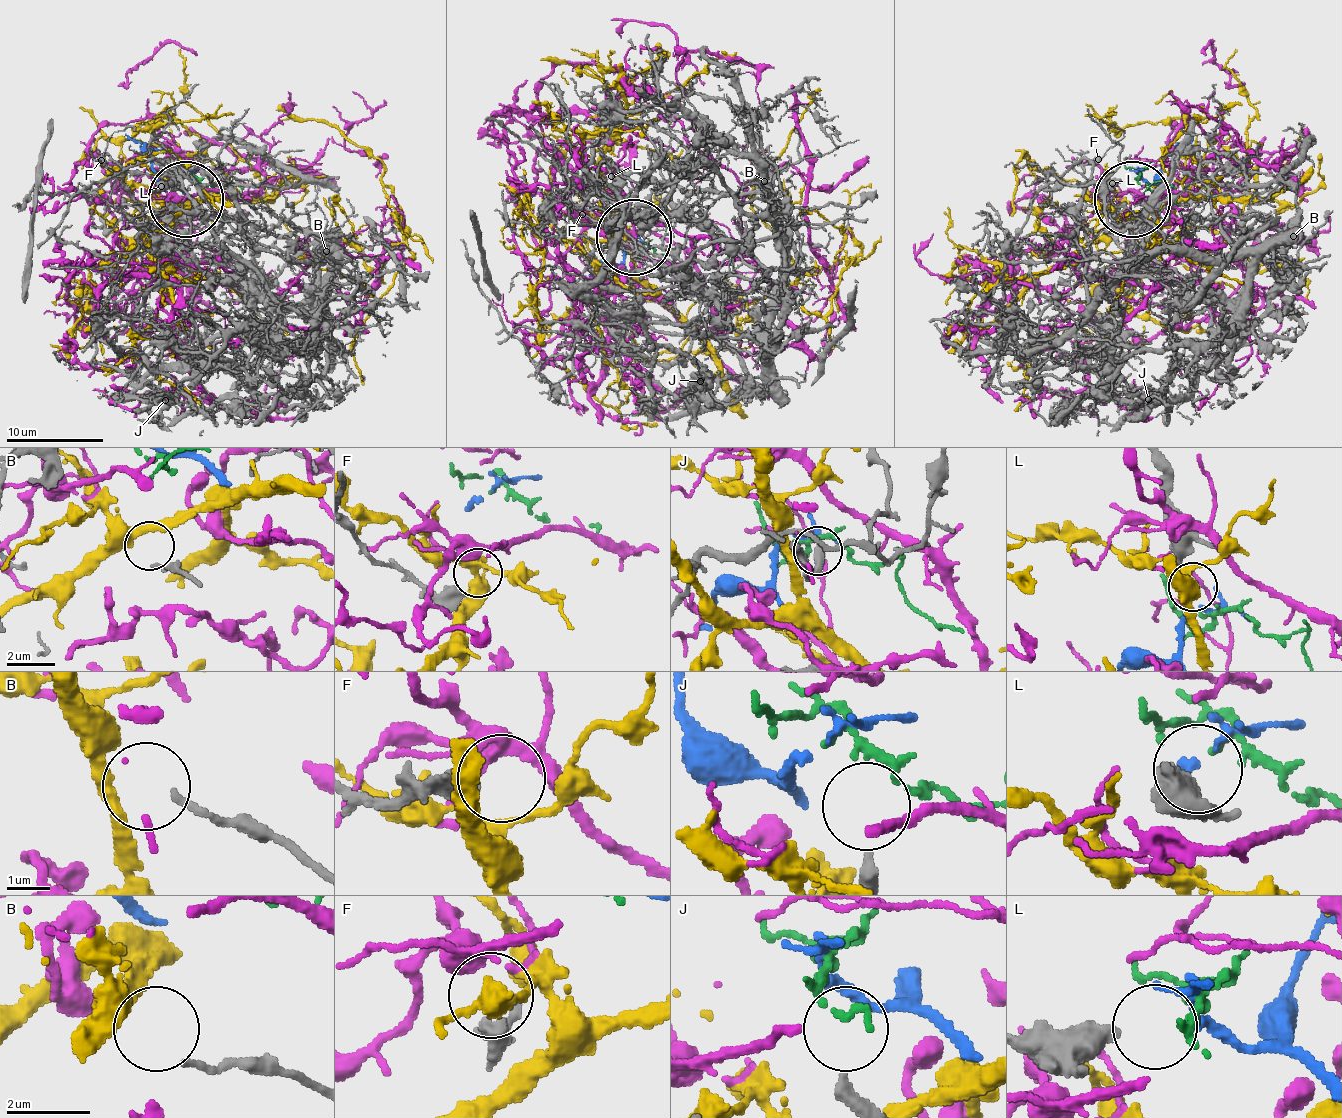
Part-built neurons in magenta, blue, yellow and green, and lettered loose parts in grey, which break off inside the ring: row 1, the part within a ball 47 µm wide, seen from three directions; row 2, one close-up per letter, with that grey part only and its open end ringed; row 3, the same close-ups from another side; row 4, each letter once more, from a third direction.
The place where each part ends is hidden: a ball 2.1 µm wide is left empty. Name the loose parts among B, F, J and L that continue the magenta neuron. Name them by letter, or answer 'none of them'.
F

